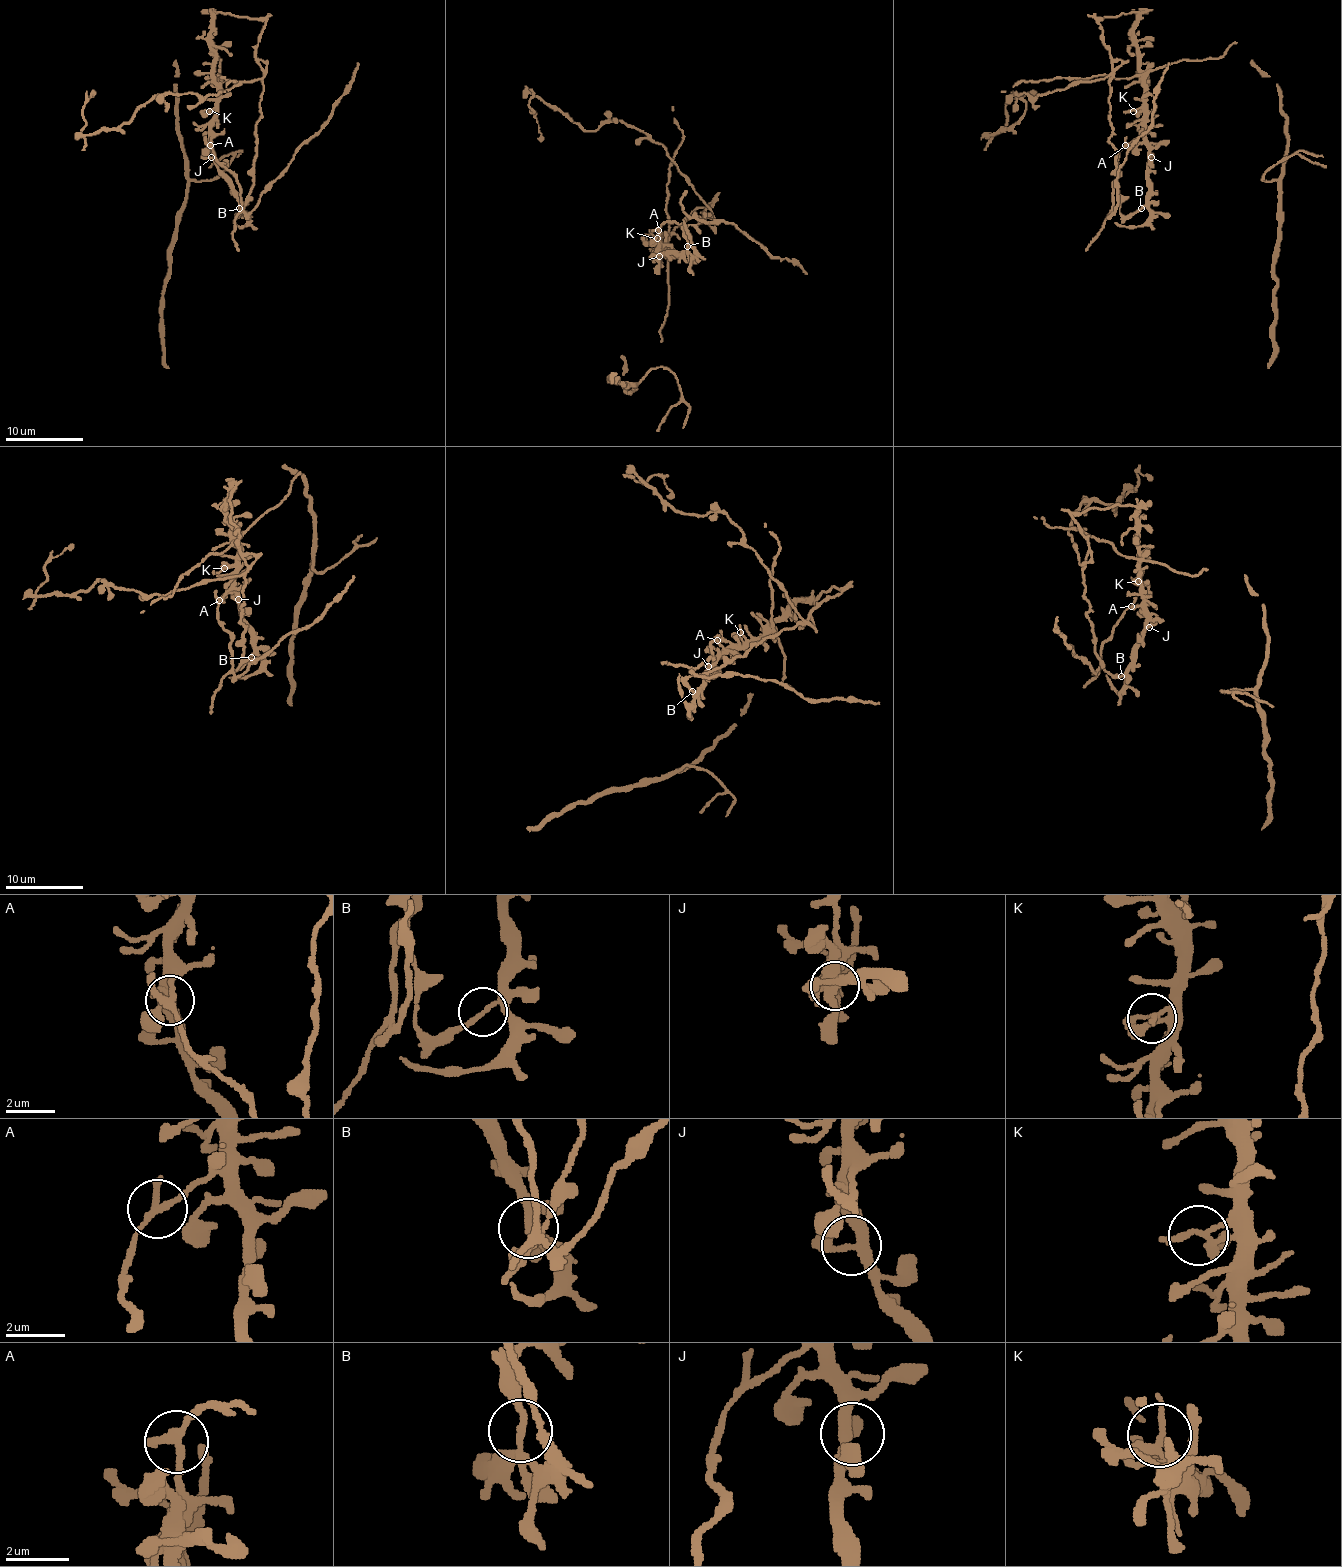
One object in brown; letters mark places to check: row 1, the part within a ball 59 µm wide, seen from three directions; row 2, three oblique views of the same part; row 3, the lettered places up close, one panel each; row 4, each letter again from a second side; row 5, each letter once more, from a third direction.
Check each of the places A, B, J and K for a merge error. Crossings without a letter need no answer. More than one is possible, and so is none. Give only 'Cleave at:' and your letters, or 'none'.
Cleave at: A, B

